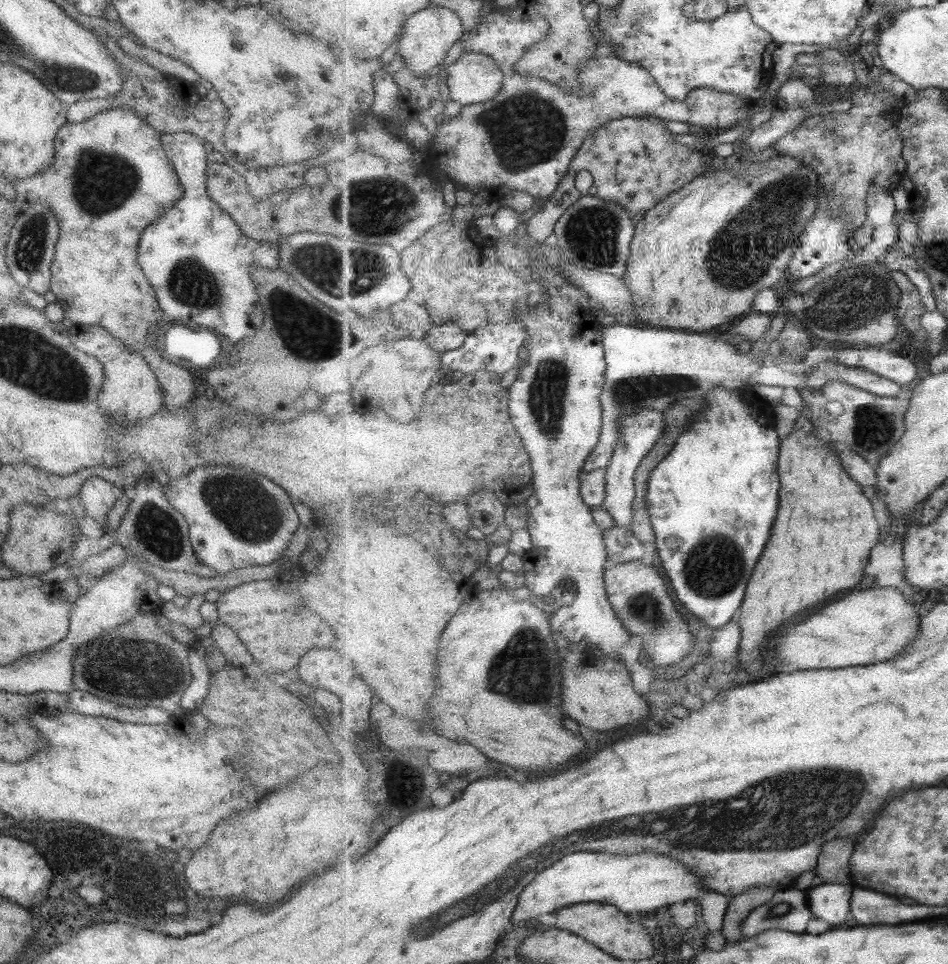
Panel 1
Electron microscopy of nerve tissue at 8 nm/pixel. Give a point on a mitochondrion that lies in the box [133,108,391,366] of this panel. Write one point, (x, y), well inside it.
(304, 329)

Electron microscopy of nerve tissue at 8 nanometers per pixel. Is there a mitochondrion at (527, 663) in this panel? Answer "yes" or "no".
yes

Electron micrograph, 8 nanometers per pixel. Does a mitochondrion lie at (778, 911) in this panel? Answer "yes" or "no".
yes

